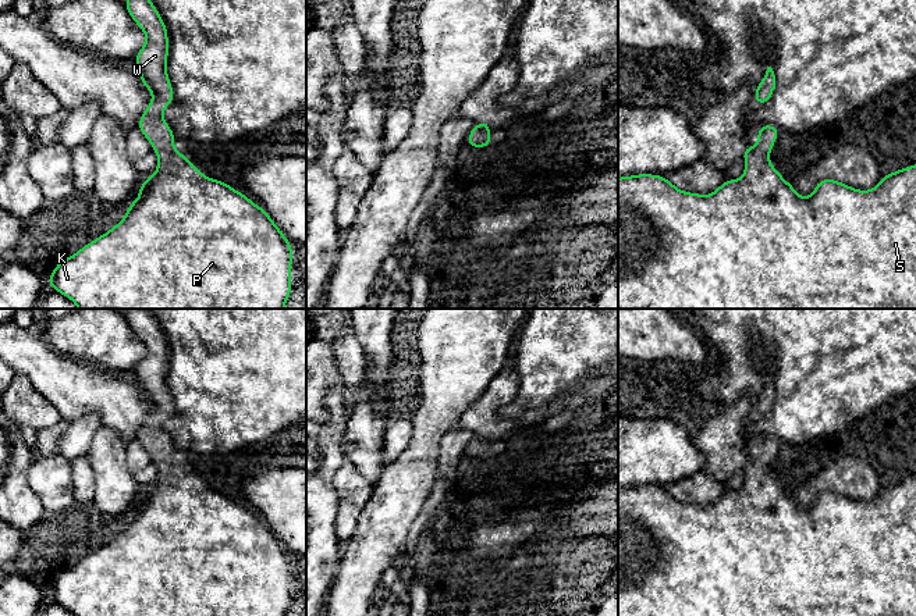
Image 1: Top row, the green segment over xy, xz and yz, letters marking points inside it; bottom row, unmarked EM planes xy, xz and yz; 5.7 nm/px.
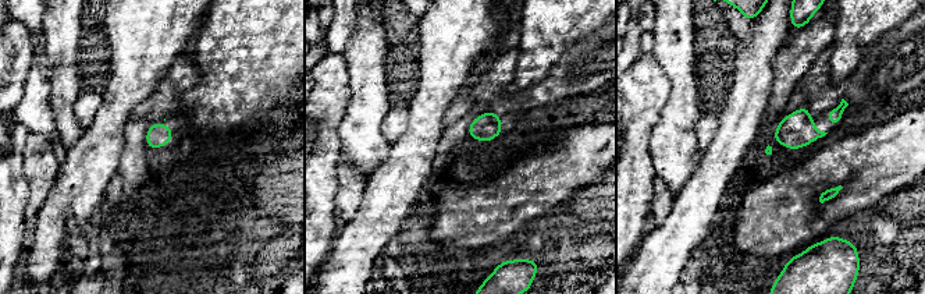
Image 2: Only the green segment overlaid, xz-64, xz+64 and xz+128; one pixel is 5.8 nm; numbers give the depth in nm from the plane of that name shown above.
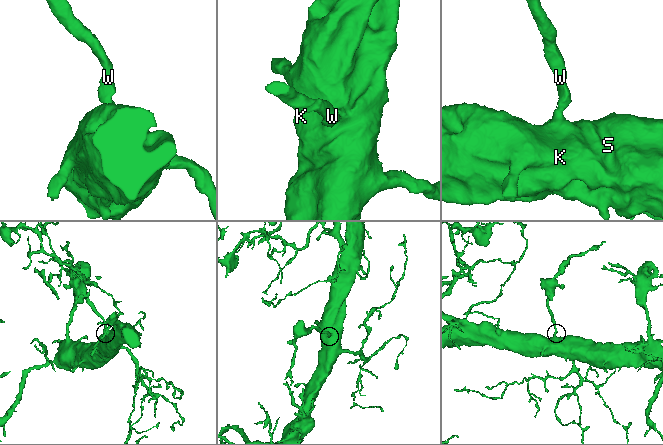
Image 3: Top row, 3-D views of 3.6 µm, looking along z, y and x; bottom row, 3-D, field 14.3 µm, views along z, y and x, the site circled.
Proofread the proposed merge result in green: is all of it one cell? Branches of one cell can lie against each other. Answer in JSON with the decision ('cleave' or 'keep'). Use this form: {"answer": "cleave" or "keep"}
{"answer": "keep"}

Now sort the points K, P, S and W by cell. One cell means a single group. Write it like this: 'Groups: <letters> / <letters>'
Groups: K P S W

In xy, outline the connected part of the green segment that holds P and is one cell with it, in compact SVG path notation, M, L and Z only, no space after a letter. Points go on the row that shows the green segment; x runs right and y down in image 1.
M125 0L124 6L134 22L146 35L146 43L136 53L134 60L139 68L138 75L142 79L142 85L153 95L153 99L141 114L138 129L152 145L153 152L157 153L157 170L152 177L143 179L138 189L139 197L129 203L124 218L118 224L97 236L95 241L82 246L72 256L68 256L56 264L47 279L49 286L71 299L78 309L284 309L288 298L291 296L292 288L292 245L263 207L255 204L246 195L235 191L231 185L212 177L206 178L199 168L196 168L182 153L178 152L177 147L171 146L177 138L174 136L171 127L167 125L163 118L164 108L174 100L173 85L167 75L168 33L166 24L150 0Z

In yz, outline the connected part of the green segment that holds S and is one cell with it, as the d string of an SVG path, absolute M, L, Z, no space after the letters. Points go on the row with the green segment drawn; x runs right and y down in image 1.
M763 124L757 146L743 149L745 174L724 181L710 195L684 192L656 174L618 178L618 309L916 309L916 164L881 177L871 191L826 178L812 195L802 197L768 159L780 132L775 125Z

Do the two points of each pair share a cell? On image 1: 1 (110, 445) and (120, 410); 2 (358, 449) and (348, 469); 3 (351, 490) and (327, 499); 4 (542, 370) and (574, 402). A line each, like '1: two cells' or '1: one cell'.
1: two cells
2: two cells
3: two cells
4: two cells

